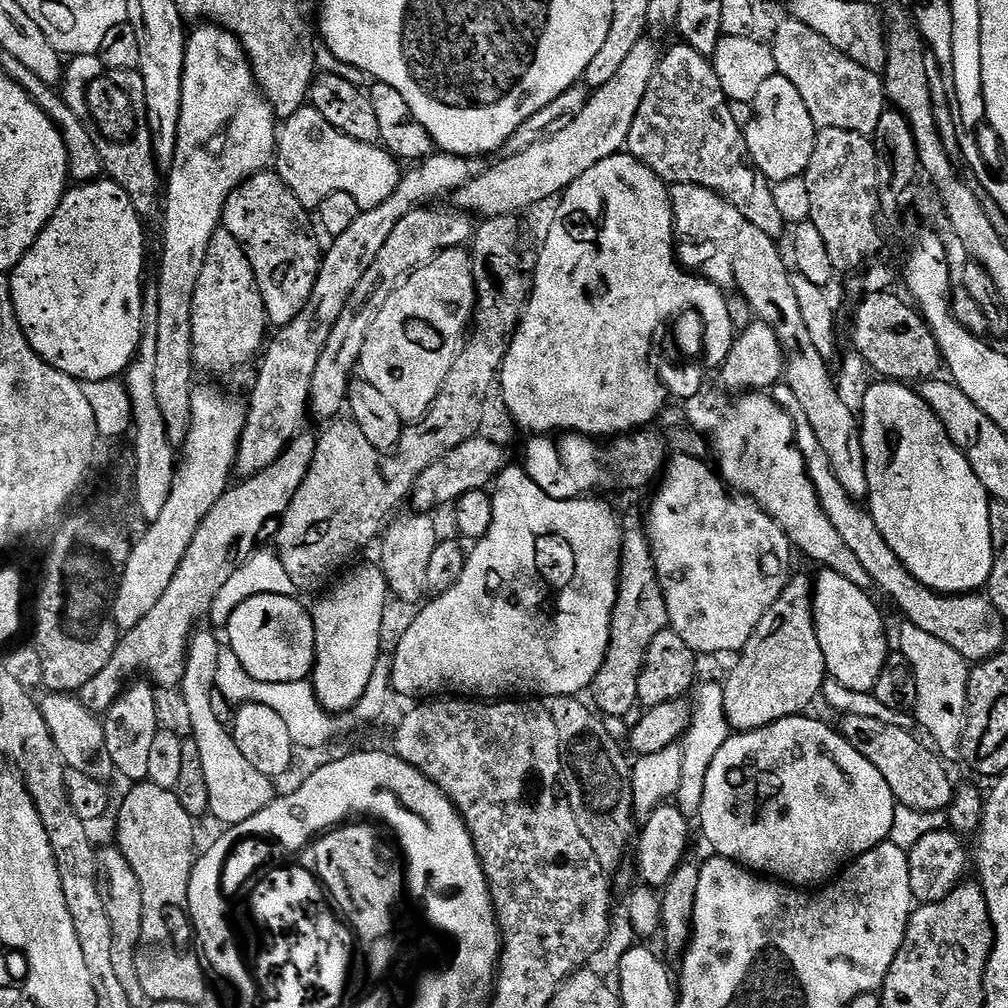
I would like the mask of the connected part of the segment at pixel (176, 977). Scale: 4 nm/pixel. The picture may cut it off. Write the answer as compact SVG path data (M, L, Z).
M136 782L129 788L132 789L125 794L124 801L120 804L120 813L116 816L114 844L124 855L126 862L130 862L130 870L134 870L138 886L142 886L142 934L140 945L136 948L138 978L142 982L145 997L149 1001L157 1000L157 1005L178 1002L181 1006L200 1006L210 995L210 988L204 981L206 968L202 963L201 953L194 947L192 917L188 914L192 867L198 859L196 828L192 825L195 824L194 818L186 814L186 810L182 810L182 802L178 802L173 789L154 786L147 782Z

